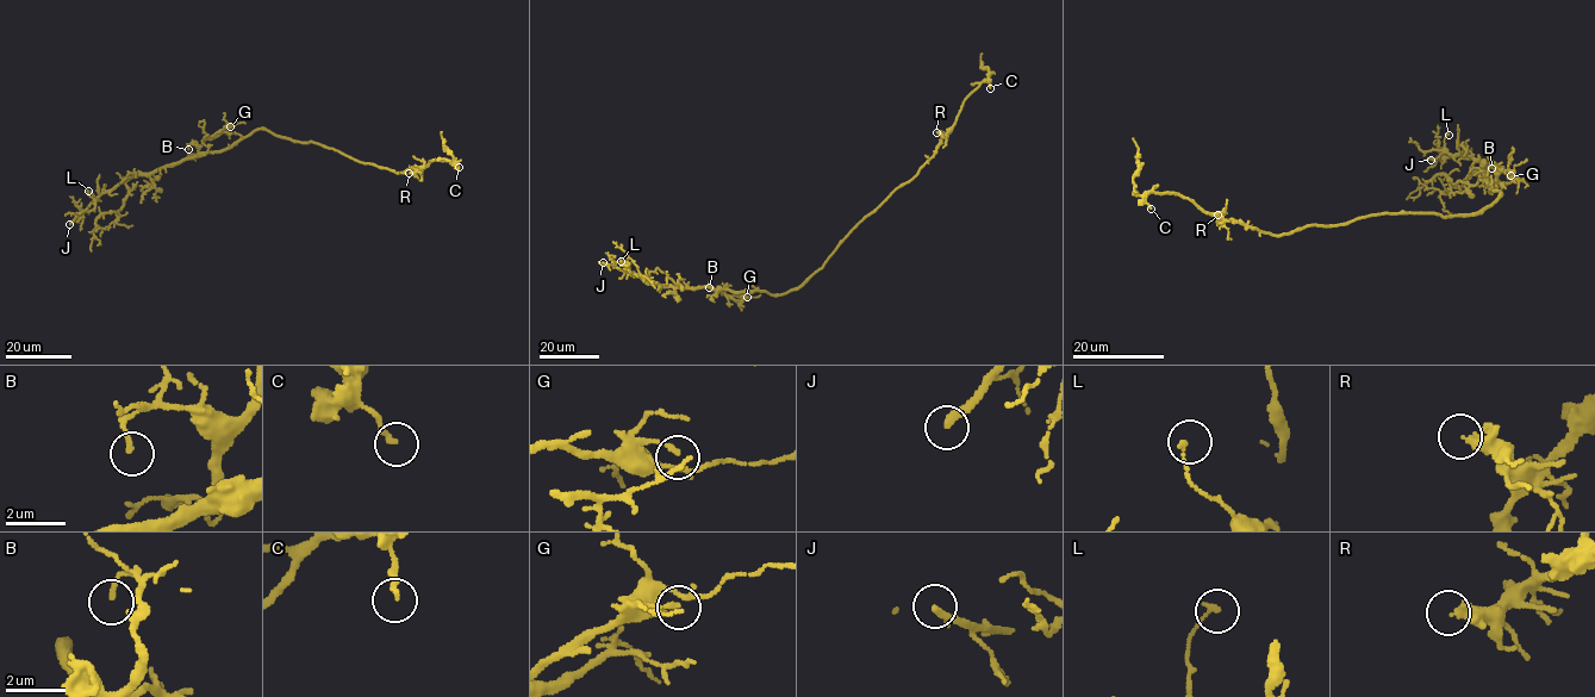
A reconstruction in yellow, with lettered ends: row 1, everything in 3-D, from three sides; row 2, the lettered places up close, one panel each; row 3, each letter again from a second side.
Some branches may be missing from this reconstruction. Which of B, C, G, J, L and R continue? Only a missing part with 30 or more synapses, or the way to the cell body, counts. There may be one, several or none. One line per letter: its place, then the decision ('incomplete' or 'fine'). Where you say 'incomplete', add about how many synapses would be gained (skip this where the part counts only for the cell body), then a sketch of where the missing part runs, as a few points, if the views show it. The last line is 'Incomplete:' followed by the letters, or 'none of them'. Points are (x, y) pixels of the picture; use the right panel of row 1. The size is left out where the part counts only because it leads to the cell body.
B: (1491, 168) | fine
C: (1151, 209) | fine
G: (1511, 175) | fine
J: (1431, 160) | incomplete | (1431, 160), (1415, 154), (1447, 145), (1466, 136)
L: (1449, 135) | fine
R: (1217, 215) | fine
Incomplete: J

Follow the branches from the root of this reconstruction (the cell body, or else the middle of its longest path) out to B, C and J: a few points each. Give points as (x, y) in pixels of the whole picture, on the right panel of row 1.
B: (1431, 213), (1468, 215), (1495, 200), (1501, 191), (1489, 191), (1496, 165), (1491, 168)
C: (1431, 213), (1387, 212), (1278, 235), (1219, 217), (1173, 192), (1150, 192), (1146, 201), (1151, 209)
J: (1431, 213), (1478, 212), (1501, 191), (1489, 191), (1483, 160), (1462, 153), (1431, 160)

